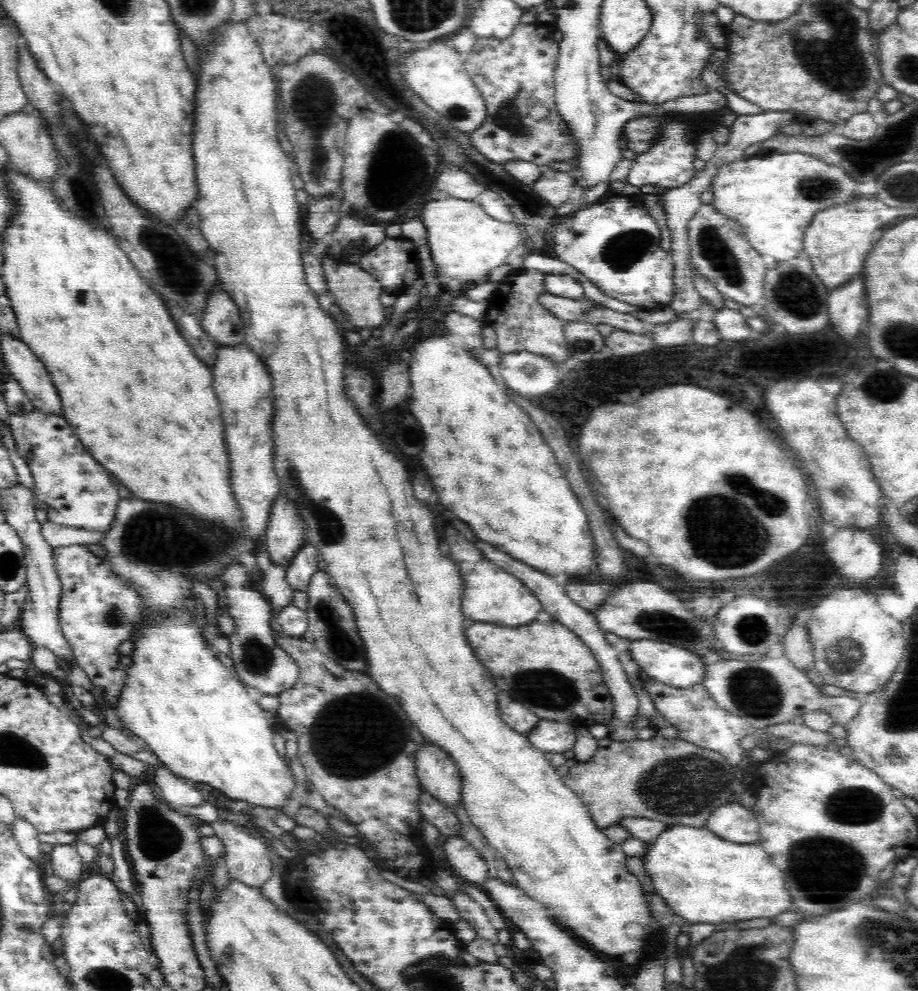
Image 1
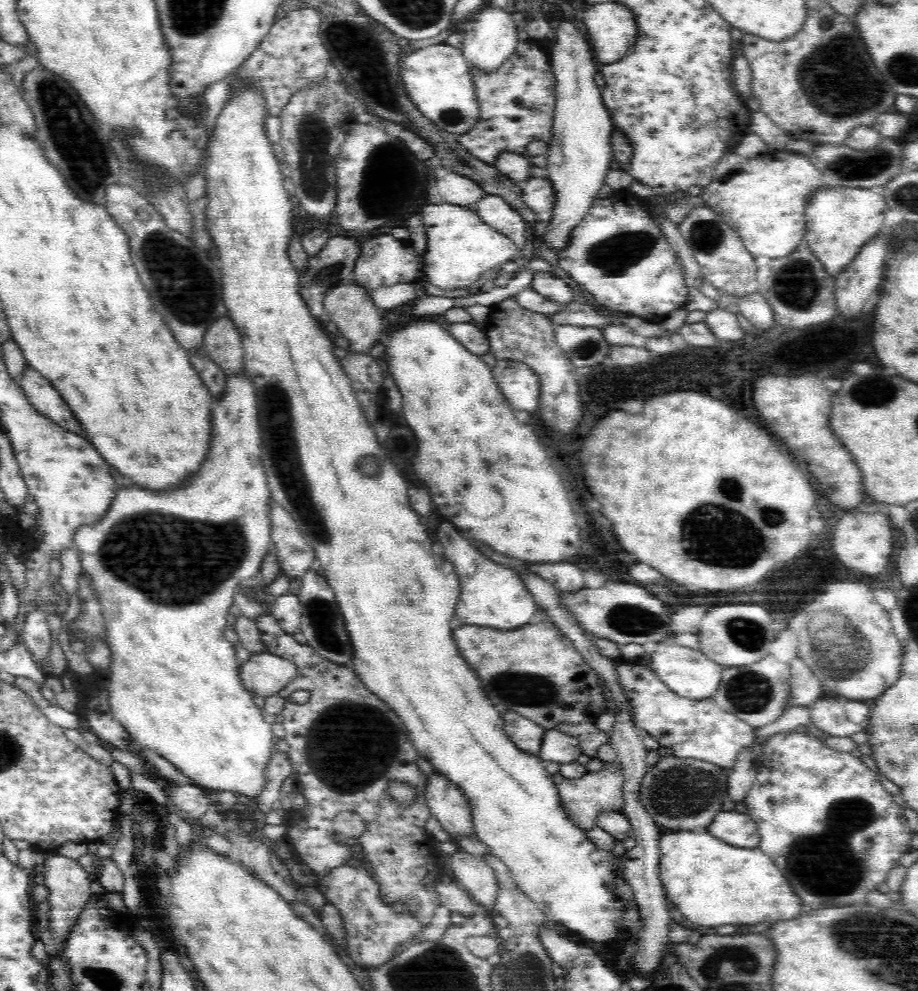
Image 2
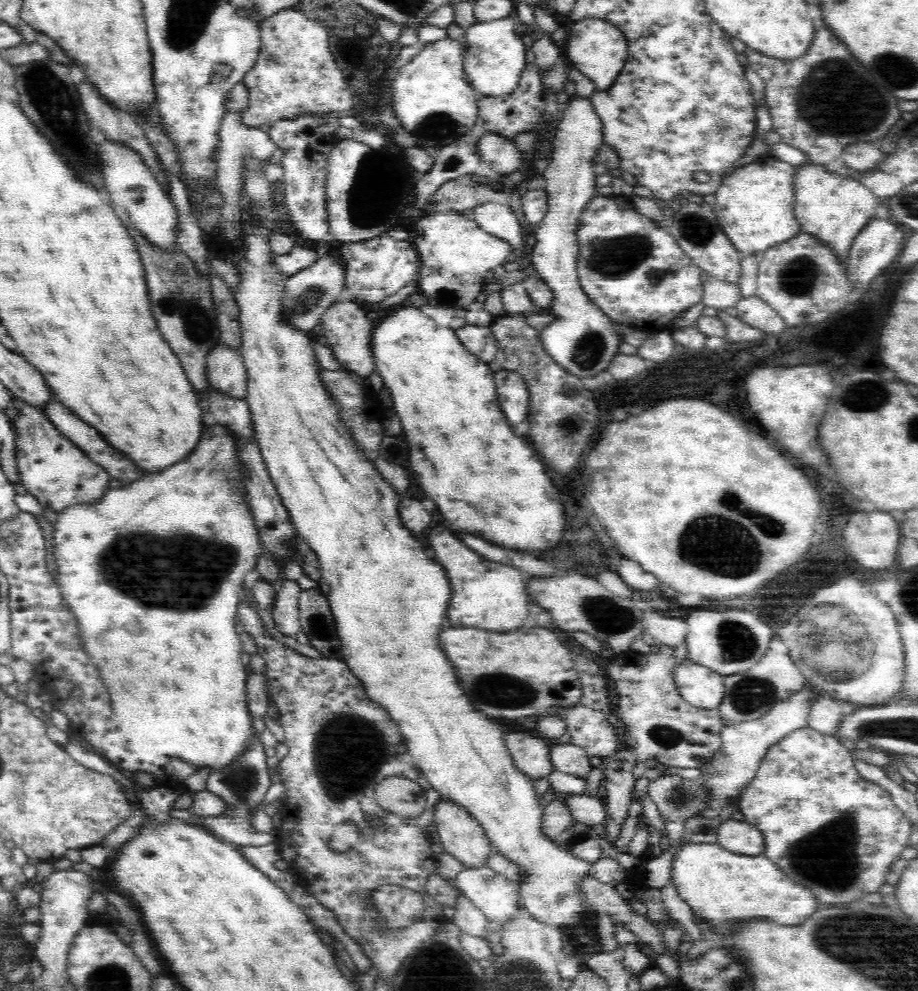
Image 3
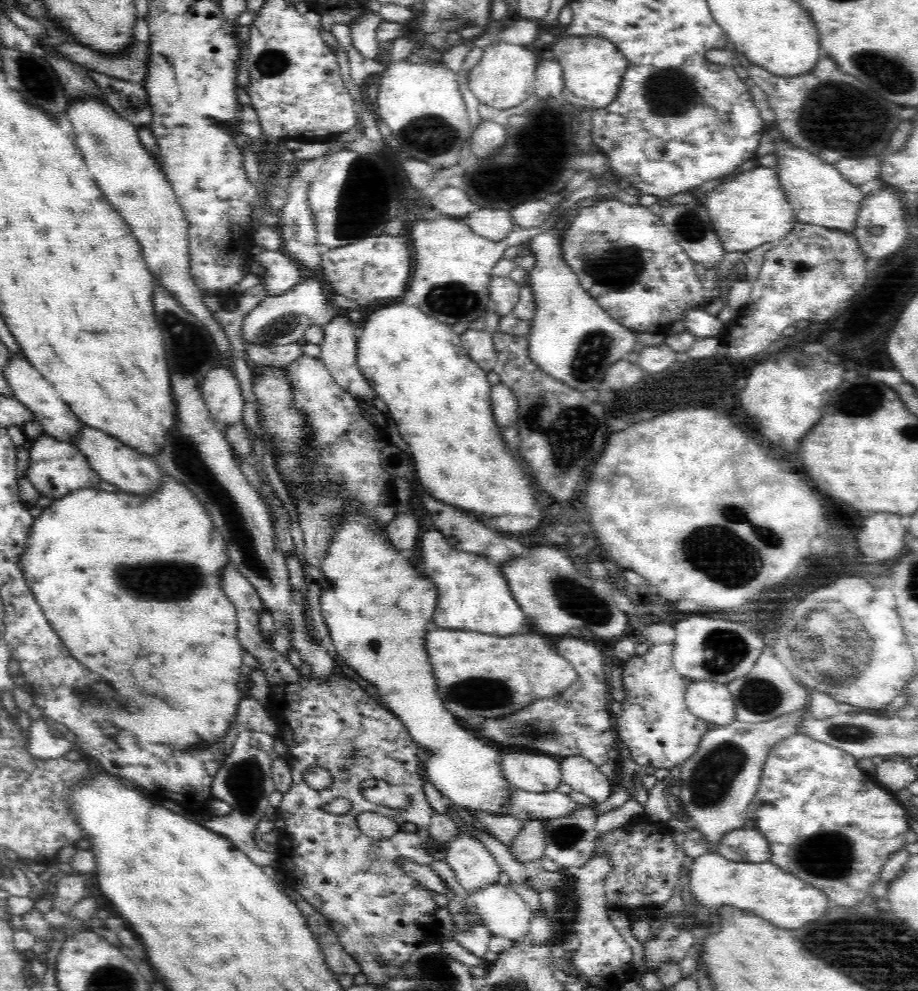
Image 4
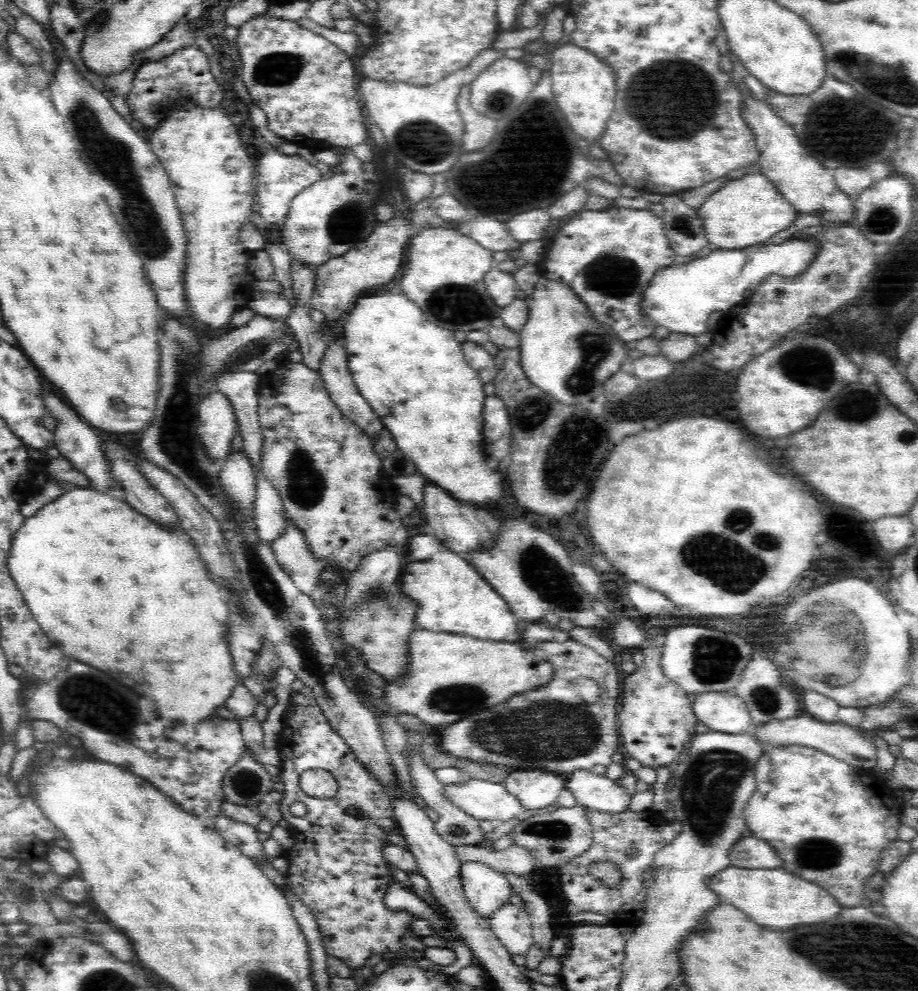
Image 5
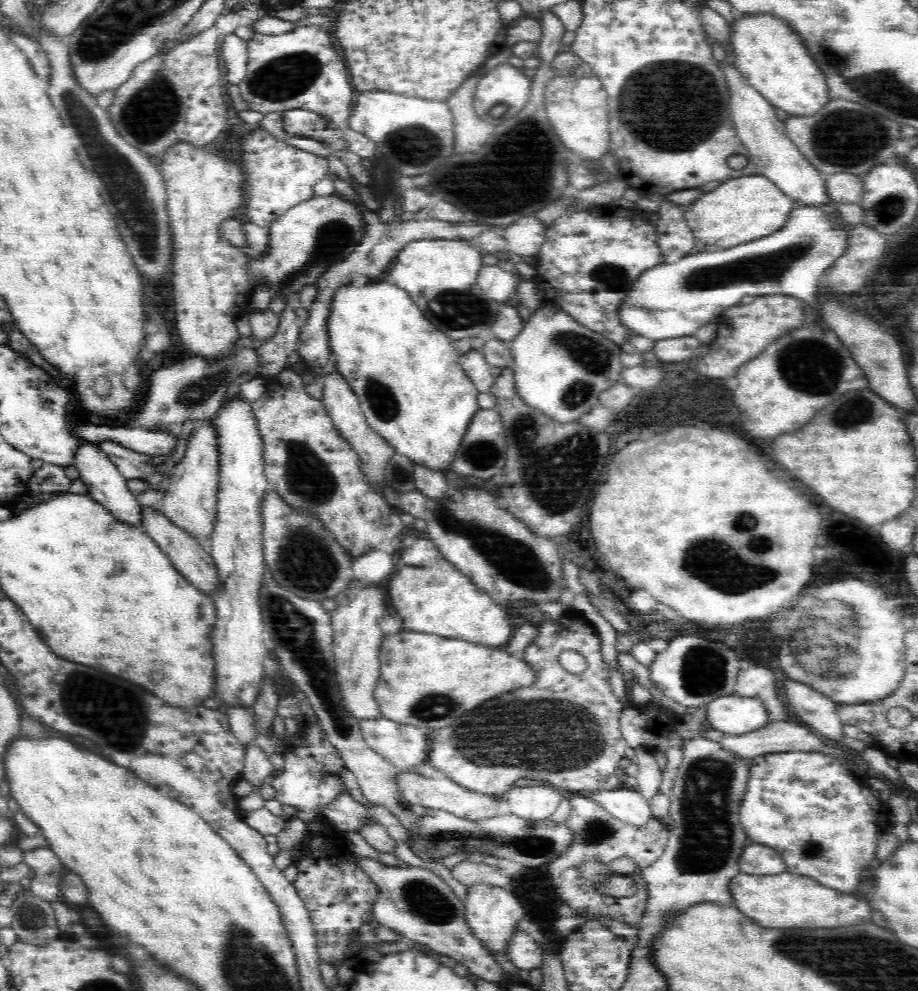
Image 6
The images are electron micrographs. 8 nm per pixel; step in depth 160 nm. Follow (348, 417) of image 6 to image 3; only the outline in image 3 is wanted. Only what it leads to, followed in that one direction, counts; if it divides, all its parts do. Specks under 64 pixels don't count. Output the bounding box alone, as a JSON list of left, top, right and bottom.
[321,302,376,379]

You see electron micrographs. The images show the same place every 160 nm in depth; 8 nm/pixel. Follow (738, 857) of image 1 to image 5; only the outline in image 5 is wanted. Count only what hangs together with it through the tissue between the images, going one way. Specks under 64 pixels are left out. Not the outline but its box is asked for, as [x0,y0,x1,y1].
[708,865,843,928]

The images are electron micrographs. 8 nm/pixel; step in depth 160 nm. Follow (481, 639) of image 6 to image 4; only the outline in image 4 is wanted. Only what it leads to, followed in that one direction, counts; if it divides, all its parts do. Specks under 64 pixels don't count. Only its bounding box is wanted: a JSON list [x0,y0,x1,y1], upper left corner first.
[414,529,526,634]

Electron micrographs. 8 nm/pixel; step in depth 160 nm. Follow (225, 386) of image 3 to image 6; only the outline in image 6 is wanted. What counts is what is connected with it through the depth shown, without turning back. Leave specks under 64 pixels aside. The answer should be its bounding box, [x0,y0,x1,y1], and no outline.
[159,420,220,540]

